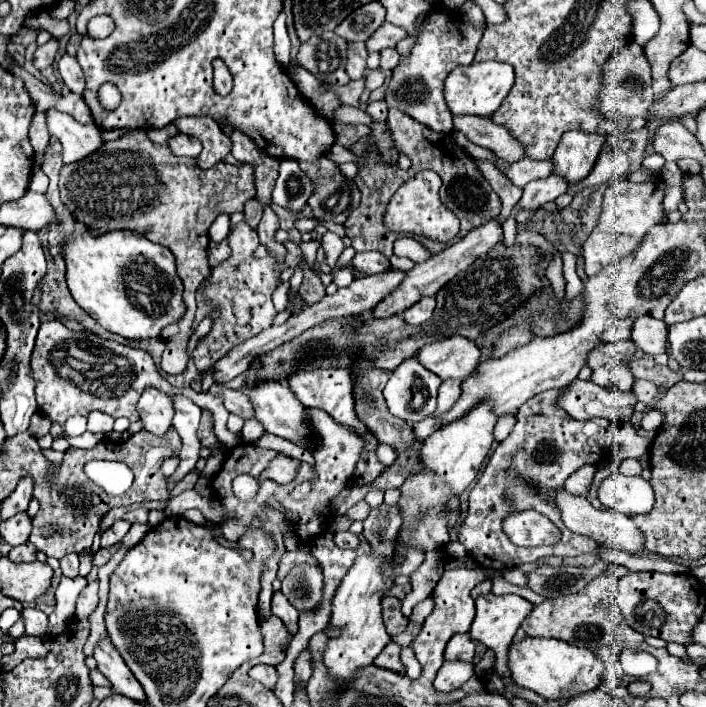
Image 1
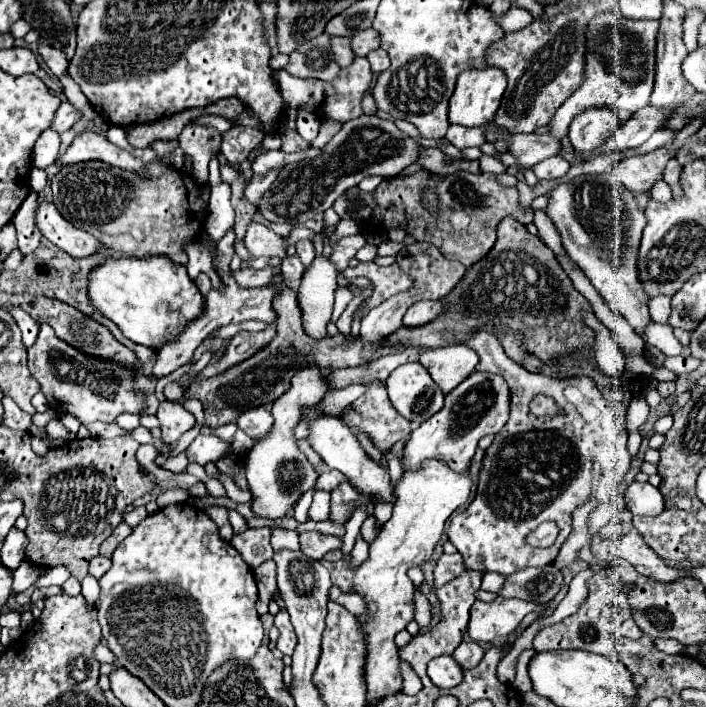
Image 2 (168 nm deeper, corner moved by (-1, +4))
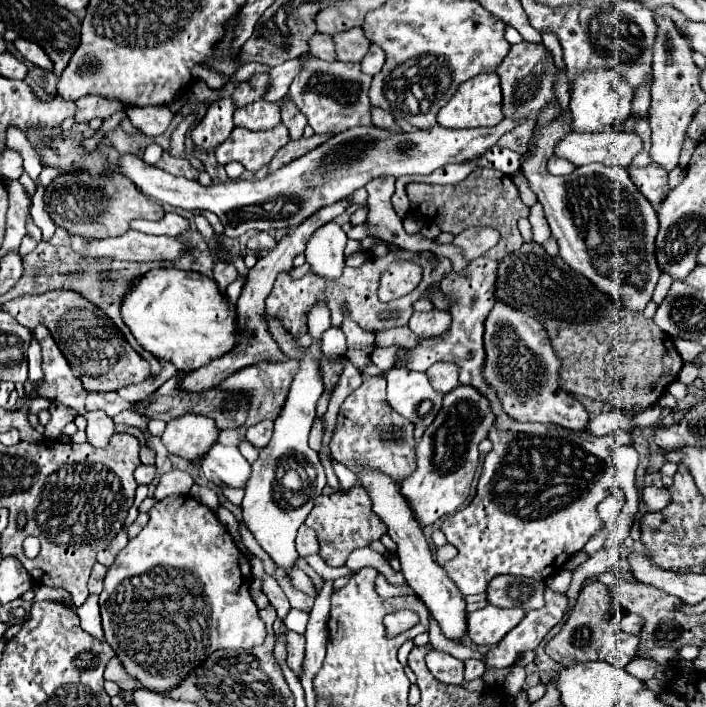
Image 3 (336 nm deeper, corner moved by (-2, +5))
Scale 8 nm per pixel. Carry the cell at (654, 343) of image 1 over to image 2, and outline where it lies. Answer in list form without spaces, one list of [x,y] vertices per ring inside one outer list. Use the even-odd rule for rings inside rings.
[[[608,172],[584,174],[548,192],[546,214],[560,232],[564,250],[584,270],[604,302],[614,312],[622,314],[634,330],[644,330],[650,322],[650,298],[638,278],[638,248],[646,216],[636,196],[622,188]]]

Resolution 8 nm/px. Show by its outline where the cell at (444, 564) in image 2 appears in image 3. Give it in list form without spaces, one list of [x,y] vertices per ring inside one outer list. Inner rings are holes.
[[[445,545],[437,549],[437,563],[443,567],[447,561],[451,561],[457,555],[457,549],[453,545]]]

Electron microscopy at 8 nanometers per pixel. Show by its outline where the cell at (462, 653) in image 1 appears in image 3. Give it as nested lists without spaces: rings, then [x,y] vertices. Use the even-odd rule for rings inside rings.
[[[467,659],[465,661],[465,679],[477,679],[485,673],[485,663],[481,659]]]

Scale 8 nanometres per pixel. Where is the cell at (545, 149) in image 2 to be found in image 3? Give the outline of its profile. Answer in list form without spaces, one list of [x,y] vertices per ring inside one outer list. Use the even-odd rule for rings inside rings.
[[[601,131],[601,133],[569,133],[557,143],[555,155],[569,159],[573,165],[603,163],[627,167],[643,149],[643,141],[635,131]]]

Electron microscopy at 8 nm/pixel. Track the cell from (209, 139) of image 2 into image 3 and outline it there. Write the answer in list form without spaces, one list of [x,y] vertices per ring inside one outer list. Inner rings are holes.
[[[221,99],[213,103],[207,115],[191,129],[191,141],[197,151],[215,151],[233,131],[233,111],[235,103],[231,99]]]

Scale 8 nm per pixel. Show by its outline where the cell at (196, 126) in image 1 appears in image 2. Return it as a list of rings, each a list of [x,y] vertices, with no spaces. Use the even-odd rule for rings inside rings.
[[[234,126],[222,136],[222,156],[228,164],[240,164],[248,158],[248,154],[262,142],[264,134],[254,128]]]

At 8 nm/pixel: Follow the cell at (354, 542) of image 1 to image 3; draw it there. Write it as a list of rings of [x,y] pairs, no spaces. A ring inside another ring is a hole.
[[[303,525],[299,527],[299,533],[297,533],[297,551],[301,557],[309,557],[313,553],[319,553],[319,541],[317,541],[317,535],[311,527]]]

